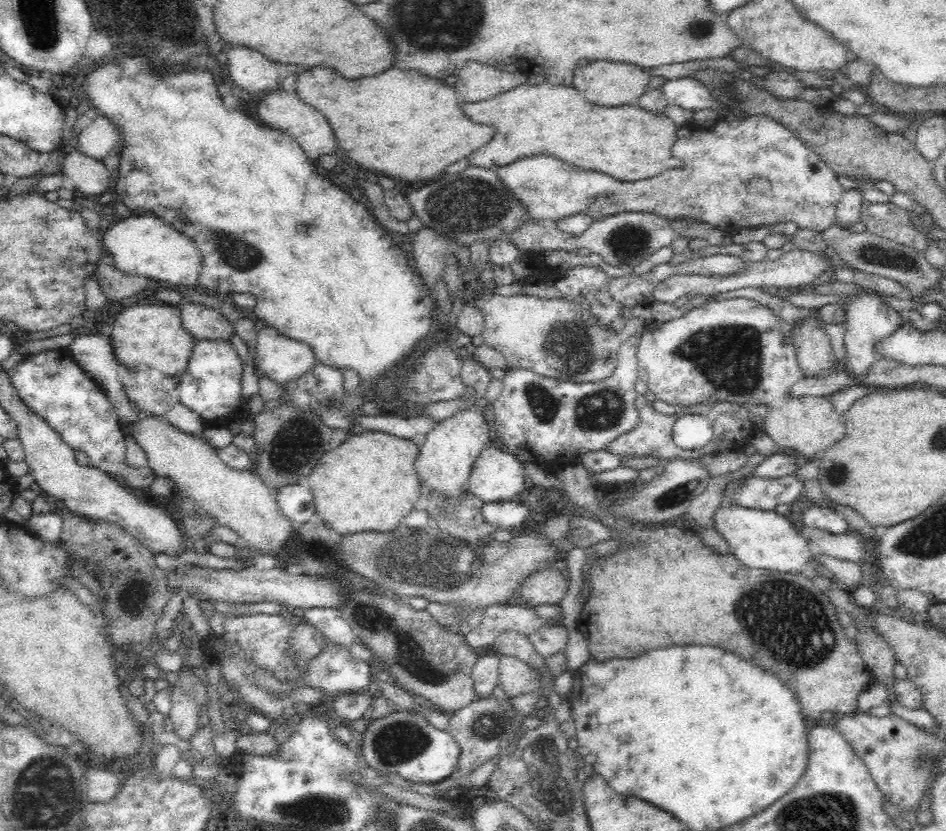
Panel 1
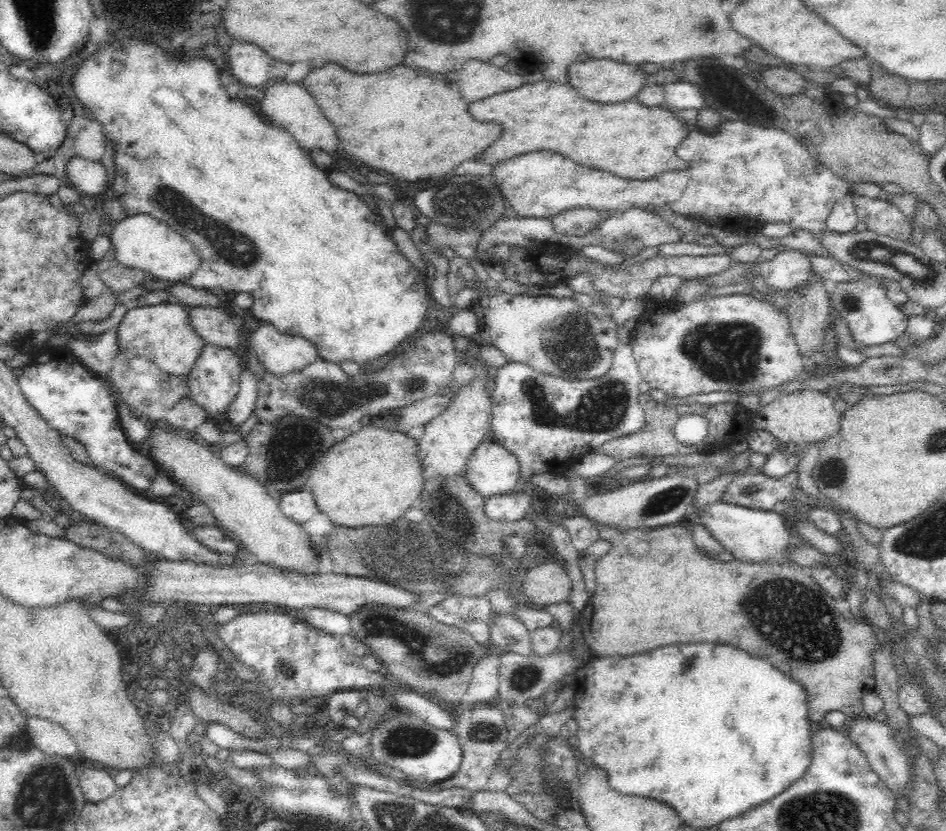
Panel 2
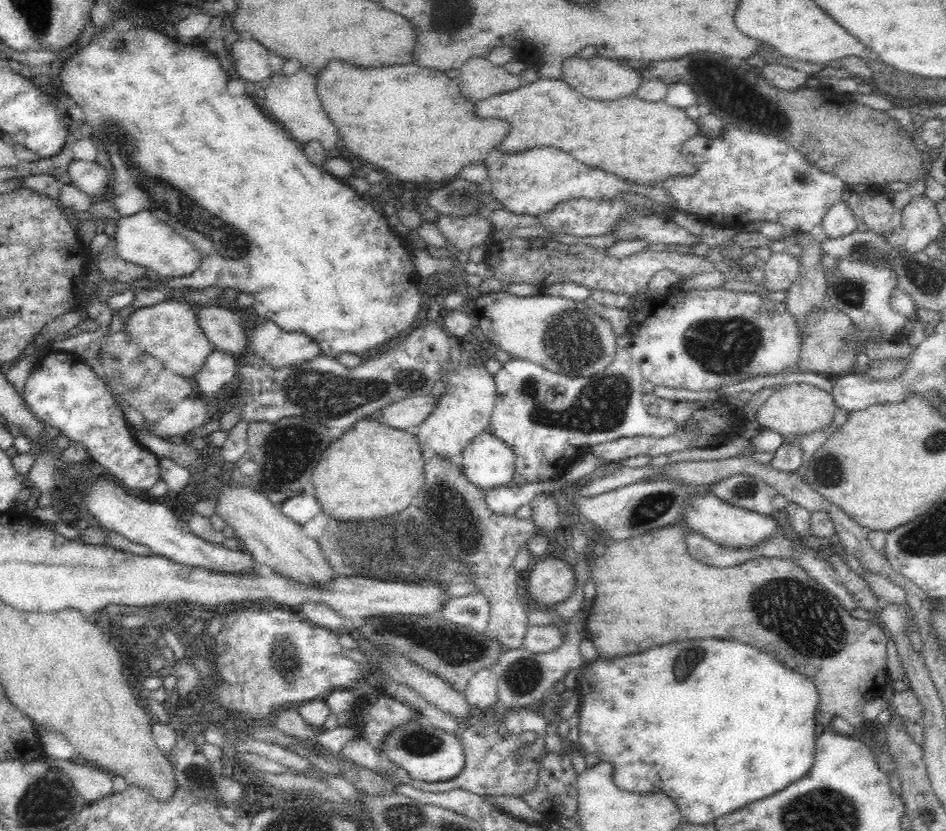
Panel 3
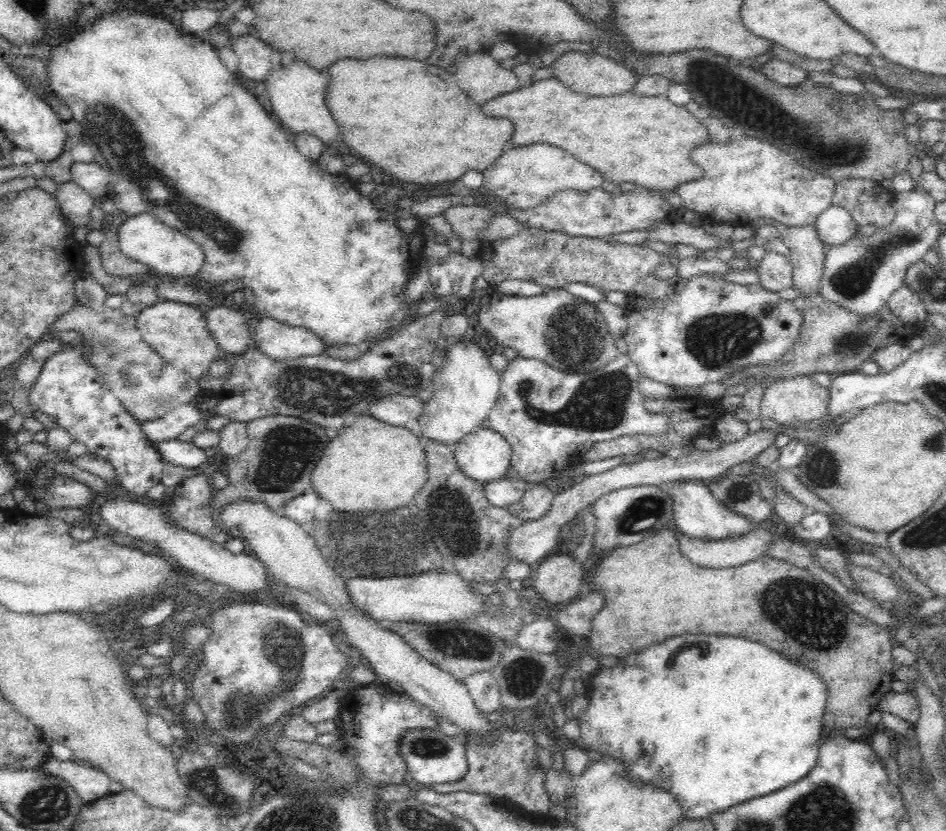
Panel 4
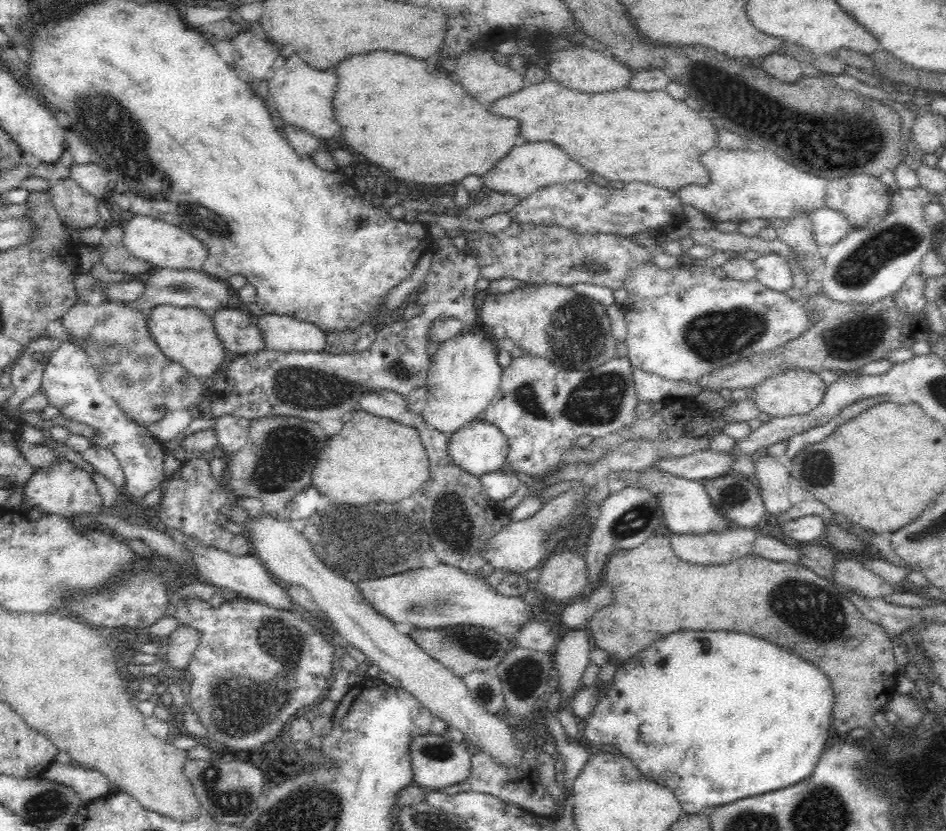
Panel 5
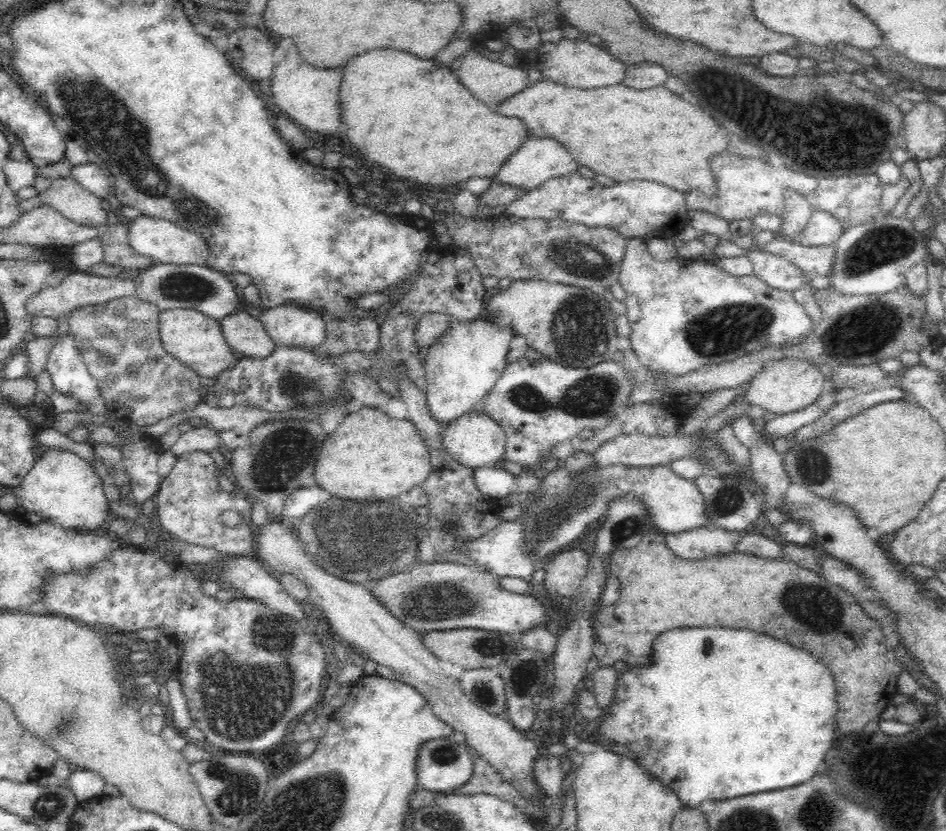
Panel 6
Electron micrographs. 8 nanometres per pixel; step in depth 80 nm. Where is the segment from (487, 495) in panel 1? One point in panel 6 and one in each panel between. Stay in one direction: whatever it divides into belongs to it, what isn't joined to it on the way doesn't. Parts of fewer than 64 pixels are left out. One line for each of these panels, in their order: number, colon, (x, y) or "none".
2: (492, 470)
3: (487, 463)
4: (484, 456)
5: (481, 448)
6: (476, 441)

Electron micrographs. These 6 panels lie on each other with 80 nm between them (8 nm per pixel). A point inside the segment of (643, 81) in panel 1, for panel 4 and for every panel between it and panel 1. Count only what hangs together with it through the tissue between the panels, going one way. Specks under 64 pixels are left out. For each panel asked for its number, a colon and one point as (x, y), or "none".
2: (606, 81)
3: (604, 79)
4: (592, 74)

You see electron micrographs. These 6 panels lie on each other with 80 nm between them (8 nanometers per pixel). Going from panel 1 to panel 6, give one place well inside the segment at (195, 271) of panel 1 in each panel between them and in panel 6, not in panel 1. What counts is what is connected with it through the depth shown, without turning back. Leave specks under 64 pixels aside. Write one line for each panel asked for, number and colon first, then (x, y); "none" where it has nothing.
2: (141, 241)
3: (141, 239)
4: (168, 252)
5: (163, 245)
6: (164, 242)

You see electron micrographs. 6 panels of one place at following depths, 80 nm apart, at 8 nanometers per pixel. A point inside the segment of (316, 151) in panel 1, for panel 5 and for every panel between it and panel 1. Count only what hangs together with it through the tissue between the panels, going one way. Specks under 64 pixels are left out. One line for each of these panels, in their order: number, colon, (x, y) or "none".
2: (289, 105)
3: (293, 102)
4: (296, 92)
5: (303, 96)

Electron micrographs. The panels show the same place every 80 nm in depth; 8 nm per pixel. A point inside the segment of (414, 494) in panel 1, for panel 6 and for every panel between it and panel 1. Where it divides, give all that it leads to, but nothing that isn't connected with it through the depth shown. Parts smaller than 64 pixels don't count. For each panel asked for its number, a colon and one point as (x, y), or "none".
2: (371, 478)
3: (373, 470)
4: (370, 465)
5: (371, 459)
6: (370, 455)

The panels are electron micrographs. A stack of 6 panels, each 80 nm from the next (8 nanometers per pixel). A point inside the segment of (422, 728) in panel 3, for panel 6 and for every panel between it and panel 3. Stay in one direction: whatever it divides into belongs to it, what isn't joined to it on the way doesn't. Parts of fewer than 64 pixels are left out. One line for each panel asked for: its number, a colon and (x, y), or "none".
4: (431, 757)
5: (437, 761)
6: (442, 764)

